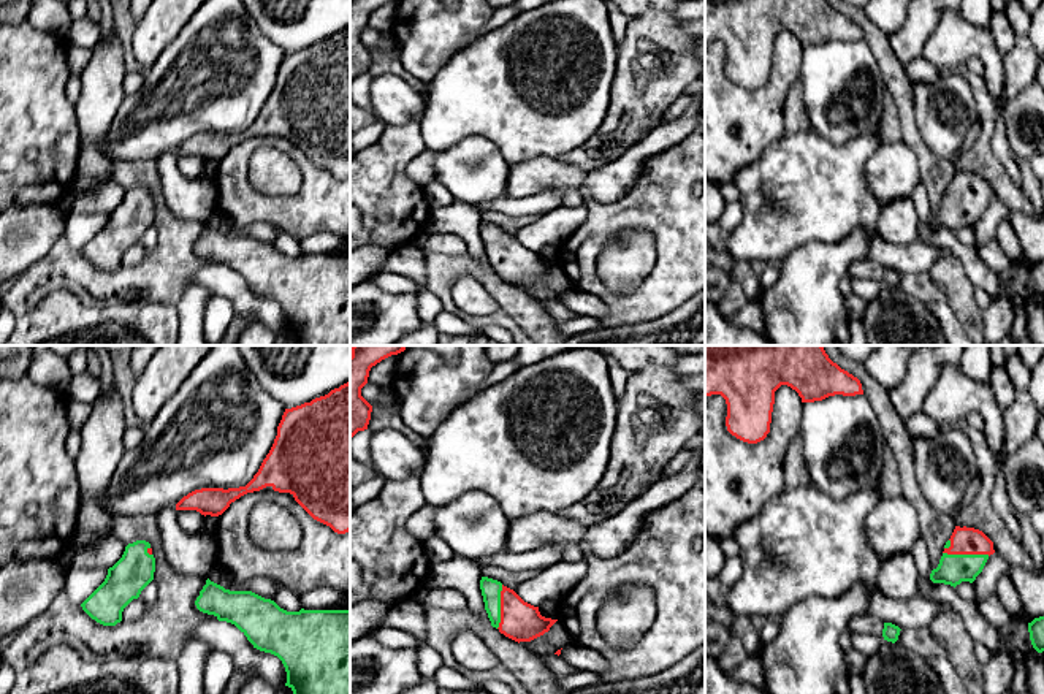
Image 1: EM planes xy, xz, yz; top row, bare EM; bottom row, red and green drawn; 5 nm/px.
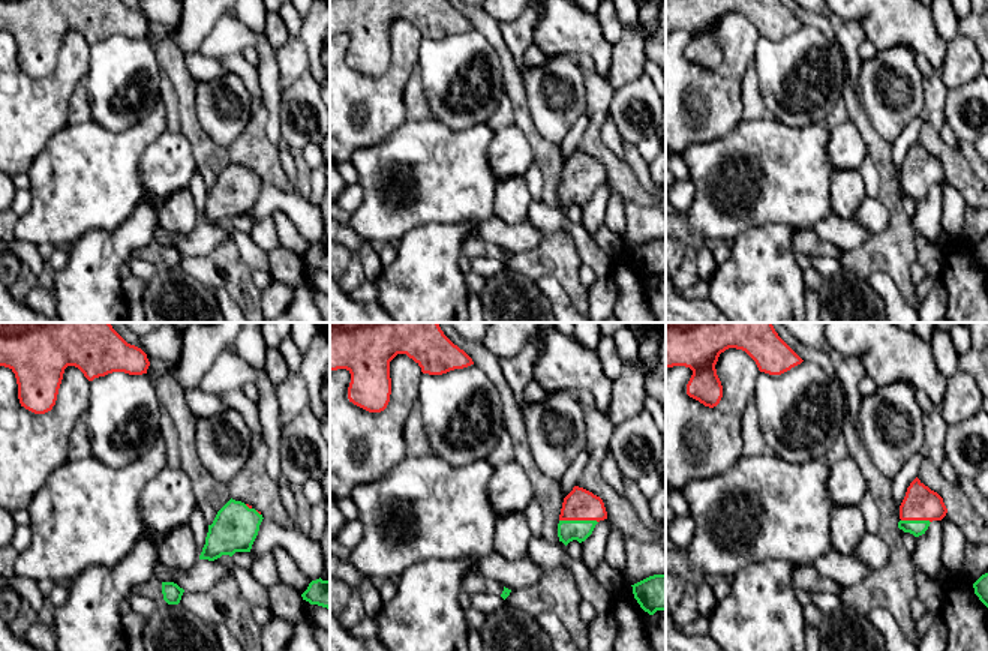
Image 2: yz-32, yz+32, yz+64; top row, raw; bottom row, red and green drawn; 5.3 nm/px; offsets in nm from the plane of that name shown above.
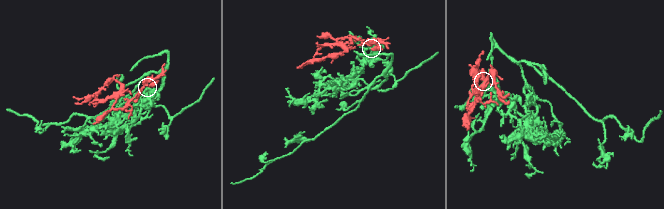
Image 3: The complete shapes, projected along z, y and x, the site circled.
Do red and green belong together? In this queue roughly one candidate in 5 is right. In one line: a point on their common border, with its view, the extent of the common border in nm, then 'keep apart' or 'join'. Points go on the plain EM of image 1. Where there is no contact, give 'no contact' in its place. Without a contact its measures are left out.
contact yz (967, 198); length 240 nm; join

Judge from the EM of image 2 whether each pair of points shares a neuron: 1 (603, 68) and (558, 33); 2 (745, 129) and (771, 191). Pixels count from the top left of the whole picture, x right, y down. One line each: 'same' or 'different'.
1: same
2: same

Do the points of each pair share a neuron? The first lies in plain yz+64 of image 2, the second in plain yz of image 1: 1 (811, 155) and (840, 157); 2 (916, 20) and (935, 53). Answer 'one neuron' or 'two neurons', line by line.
1: one neuron
2: one neuron

